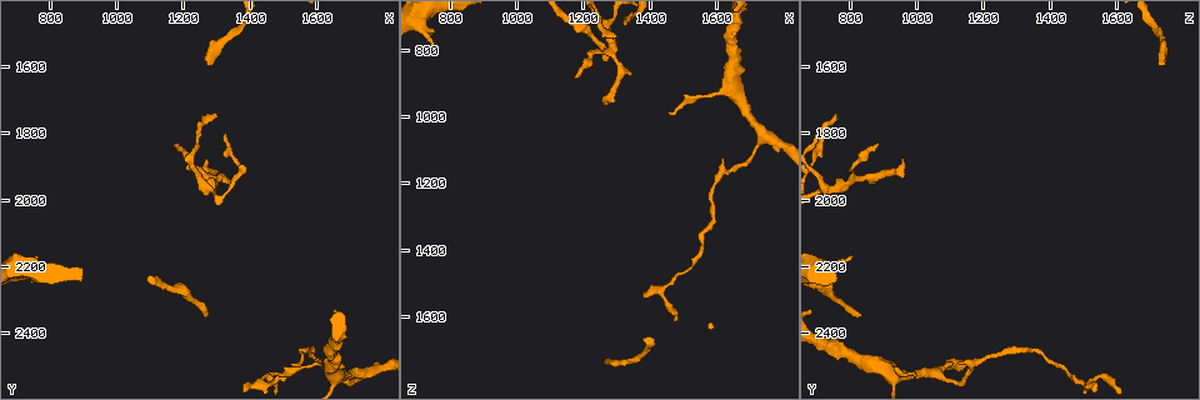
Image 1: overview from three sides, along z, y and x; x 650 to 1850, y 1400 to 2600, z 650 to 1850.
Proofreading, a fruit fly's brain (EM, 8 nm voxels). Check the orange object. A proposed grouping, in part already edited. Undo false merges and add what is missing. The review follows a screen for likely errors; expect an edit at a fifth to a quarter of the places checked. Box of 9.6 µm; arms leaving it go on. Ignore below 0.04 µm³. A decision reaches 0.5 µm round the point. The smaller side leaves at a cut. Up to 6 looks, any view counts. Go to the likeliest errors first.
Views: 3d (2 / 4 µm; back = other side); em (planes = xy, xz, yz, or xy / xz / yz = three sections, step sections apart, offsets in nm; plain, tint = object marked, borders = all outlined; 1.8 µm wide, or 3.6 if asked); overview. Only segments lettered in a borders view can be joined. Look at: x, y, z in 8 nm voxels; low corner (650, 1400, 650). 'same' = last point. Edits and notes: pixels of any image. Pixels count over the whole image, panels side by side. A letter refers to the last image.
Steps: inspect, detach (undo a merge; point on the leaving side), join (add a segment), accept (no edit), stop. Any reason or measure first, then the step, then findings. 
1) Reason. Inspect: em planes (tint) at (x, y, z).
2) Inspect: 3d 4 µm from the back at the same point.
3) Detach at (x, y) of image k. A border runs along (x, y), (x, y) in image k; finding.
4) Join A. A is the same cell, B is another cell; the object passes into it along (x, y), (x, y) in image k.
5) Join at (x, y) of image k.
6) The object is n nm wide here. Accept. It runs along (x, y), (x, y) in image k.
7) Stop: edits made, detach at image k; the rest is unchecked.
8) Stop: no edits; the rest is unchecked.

Thin end. Inspect: em planes (borders) at (1260, 1880, 960).

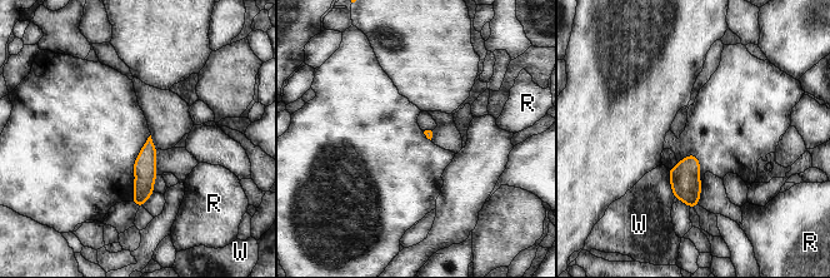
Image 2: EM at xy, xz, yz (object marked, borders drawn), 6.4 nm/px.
Accept. R and W are other cells; no lettered segment goes on from it.

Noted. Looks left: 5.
Inspect: 3d 2 µm at (1270, 1960, 720).

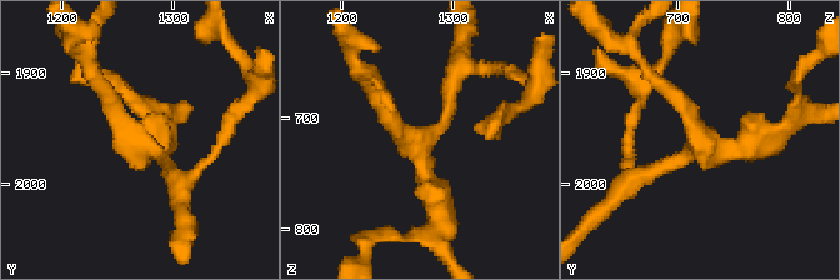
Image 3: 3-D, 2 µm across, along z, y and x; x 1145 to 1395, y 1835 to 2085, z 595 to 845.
3 arms meet here. Inspect: em planes (borders) at (1272, 1968, 726).

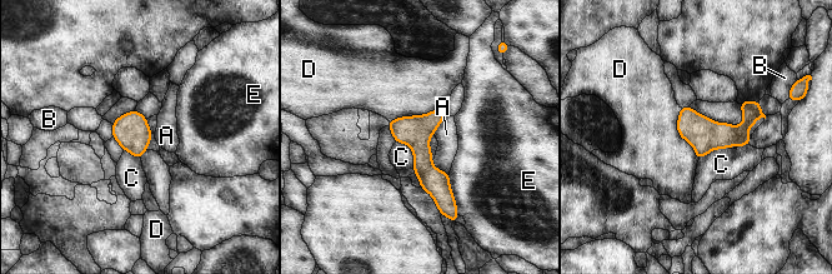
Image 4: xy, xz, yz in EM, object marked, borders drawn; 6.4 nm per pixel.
The longest contact is with D, 360 nm. Accept. A, B, C, D and E are other cells; all the same cell.

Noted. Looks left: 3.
Free end. Inspect: 3d 2 µm at (750, 2250, 760).

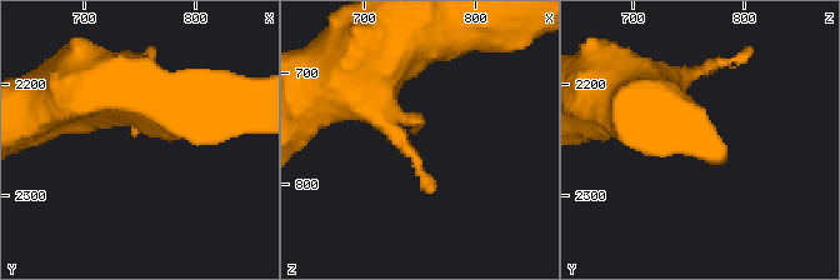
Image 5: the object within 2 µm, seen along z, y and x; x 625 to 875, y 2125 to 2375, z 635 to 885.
Now the EM. Inspect: em planes (borders) at (742, 2250, 752).

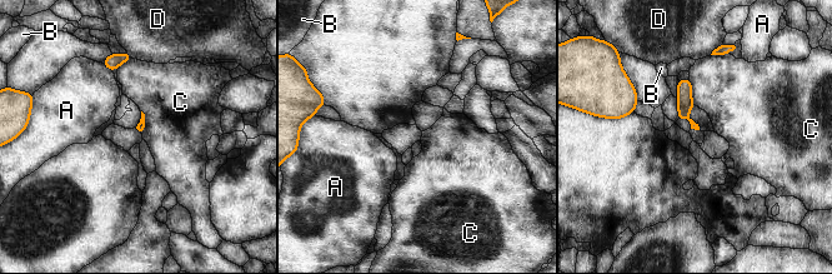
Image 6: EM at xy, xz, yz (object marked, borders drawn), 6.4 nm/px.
Accept. A, B, C and D are other cells; a border runs along (688, 79), (695, 104) in image 6; no lettered segment goes on from it.

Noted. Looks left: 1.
Stop: no edits; the rest is unchecked.

